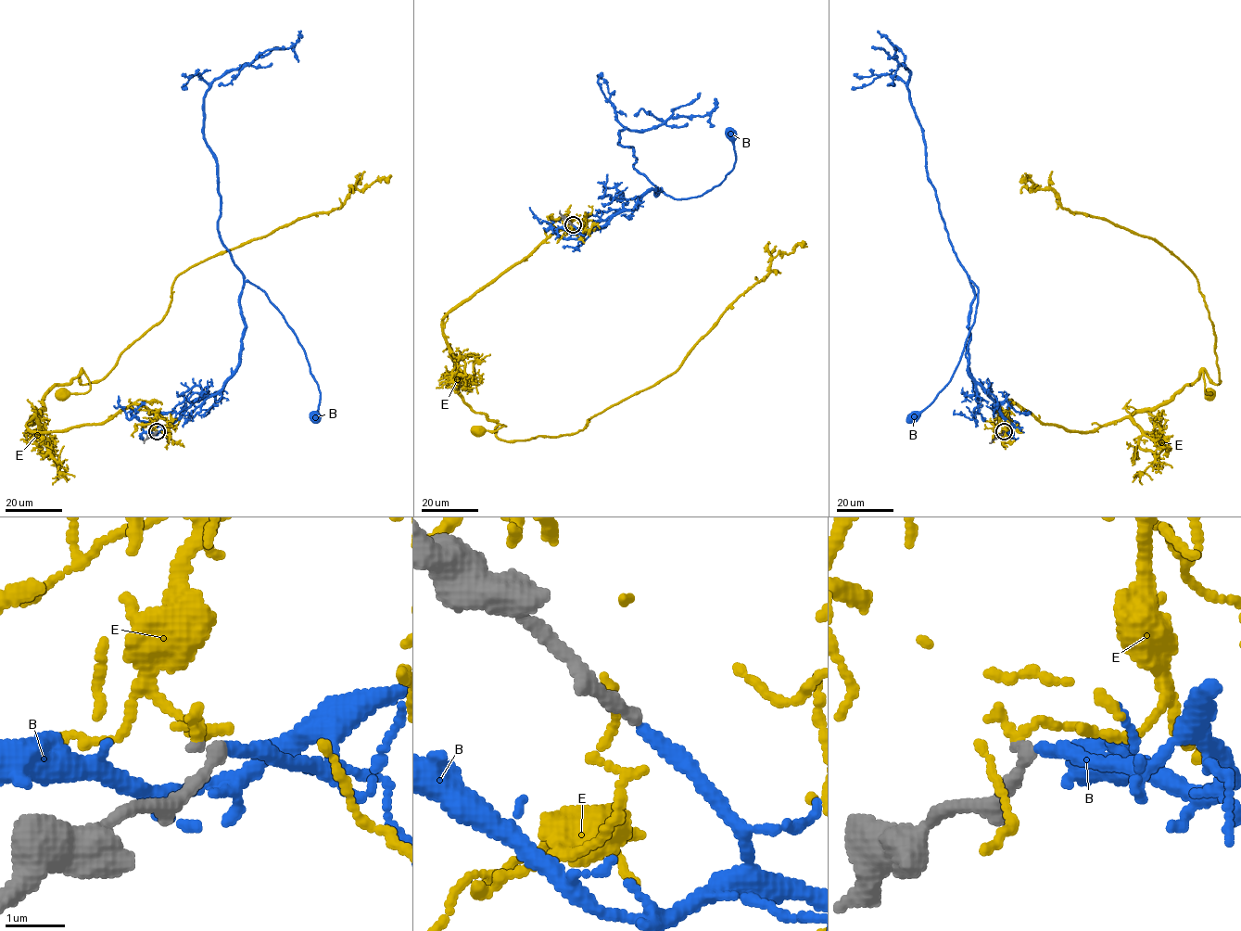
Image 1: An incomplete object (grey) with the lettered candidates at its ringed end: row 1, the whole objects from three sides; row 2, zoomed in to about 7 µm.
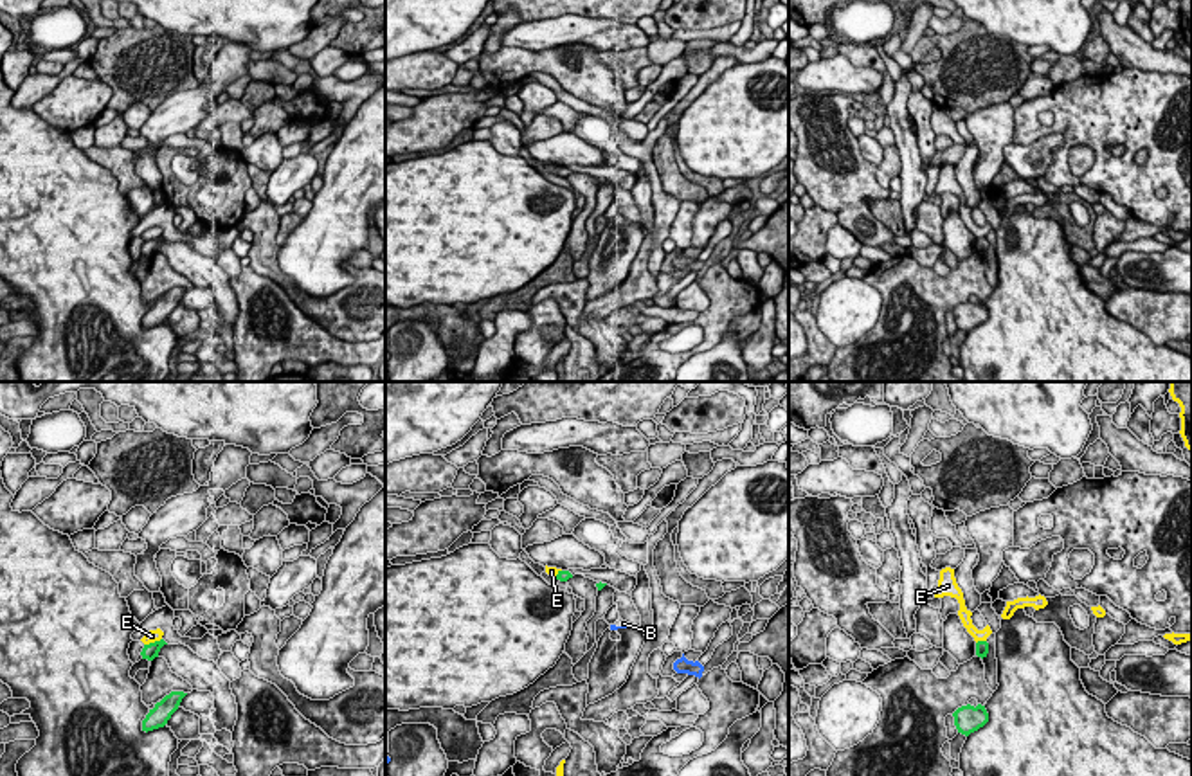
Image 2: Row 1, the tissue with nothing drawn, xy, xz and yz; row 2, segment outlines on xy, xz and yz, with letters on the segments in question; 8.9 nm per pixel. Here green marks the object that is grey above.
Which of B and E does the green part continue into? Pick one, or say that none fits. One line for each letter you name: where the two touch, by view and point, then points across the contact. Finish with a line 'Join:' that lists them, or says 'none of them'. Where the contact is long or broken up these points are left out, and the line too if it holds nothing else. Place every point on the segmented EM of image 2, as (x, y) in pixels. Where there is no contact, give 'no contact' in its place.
B: no contact
Join: B

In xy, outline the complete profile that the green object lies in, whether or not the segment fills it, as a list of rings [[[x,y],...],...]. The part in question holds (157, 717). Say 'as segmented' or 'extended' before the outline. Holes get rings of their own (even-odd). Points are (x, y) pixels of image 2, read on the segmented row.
as segmented; [[[171,691],[160,702],[157,702],[155,708],[149,709],[146,718],[142,720],[142,731],[148,733],[153,729],[164,727],[167,720],[171,718],[171,715],[178,709],[185,695],[187,693],[184,691]]]

